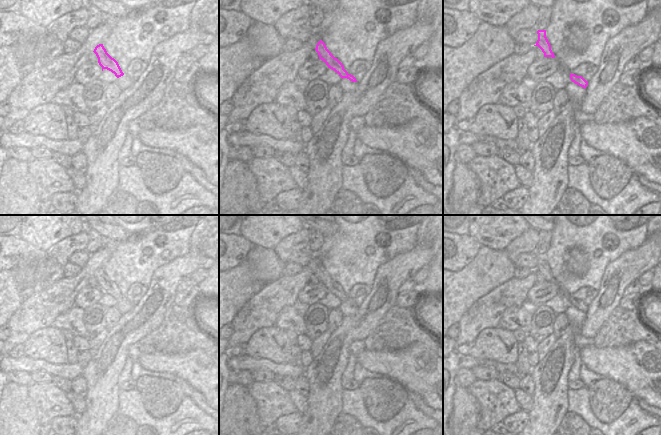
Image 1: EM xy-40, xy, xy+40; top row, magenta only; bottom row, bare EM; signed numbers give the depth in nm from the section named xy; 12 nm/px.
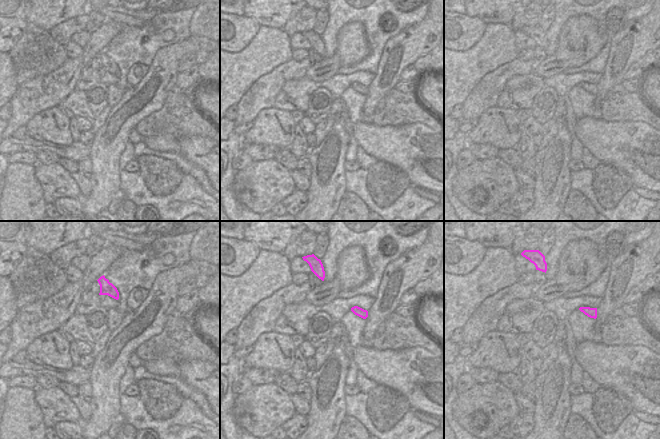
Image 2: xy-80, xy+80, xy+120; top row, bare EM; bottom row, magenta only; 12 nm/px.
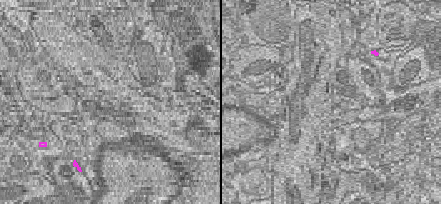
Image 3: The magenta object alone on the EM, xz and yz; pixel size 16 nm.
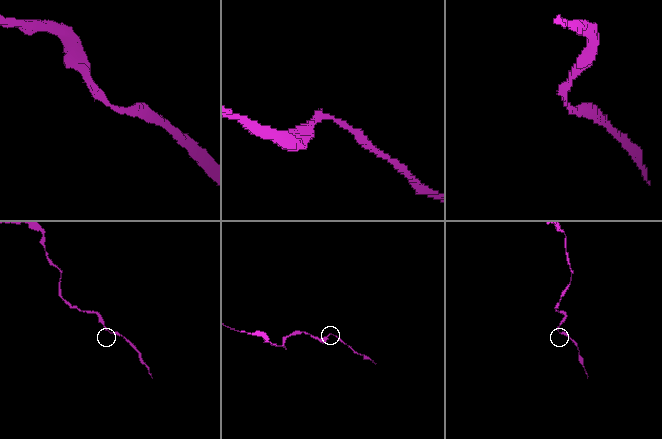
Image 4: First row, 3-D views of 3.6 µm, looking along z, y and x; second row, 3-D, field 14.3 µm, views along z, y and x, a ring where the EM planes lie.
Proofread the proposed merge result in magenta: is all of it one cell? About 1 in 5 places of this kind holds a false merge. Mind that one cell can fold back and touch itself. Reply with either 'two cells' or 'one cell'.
one cell

